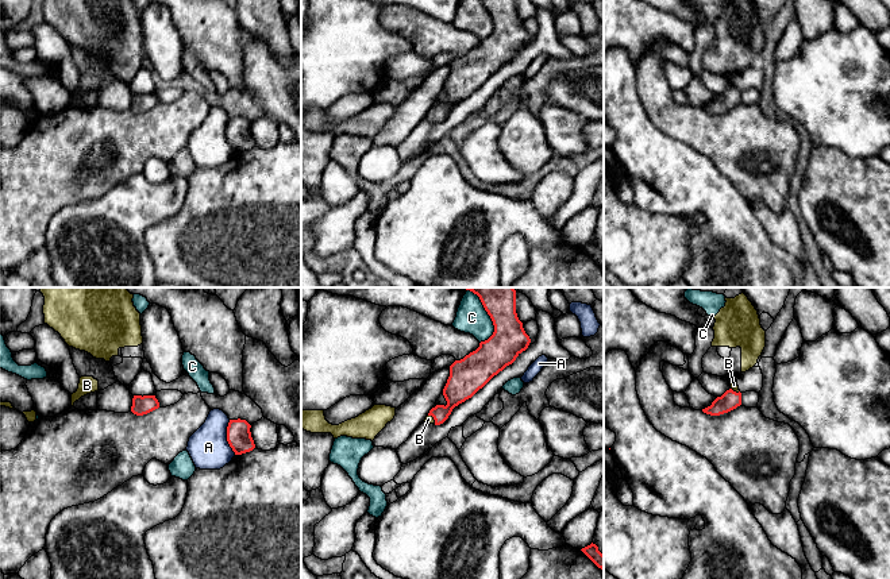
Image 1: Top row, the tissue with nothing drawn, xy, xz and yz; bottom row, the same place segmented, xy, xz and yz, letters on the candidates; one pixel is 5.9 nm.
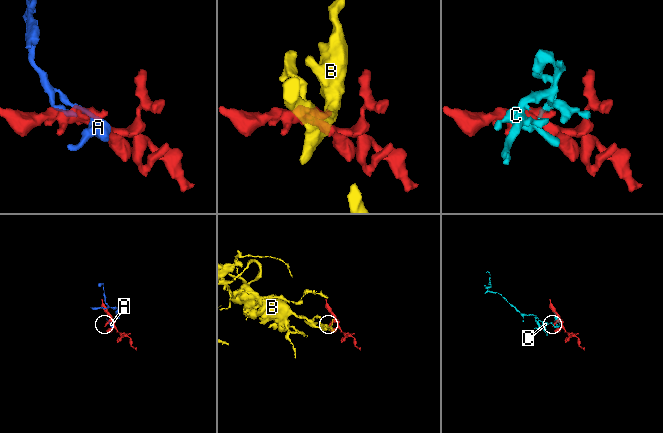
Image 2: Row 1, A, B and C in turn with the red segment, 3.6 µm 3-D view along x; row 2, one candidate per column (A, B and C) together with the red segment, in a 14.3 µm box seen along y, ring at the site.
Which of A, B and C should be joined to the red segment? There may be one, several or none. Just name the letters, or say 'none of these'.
B

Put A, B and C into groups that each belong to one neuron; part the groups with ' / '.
A / B / C

